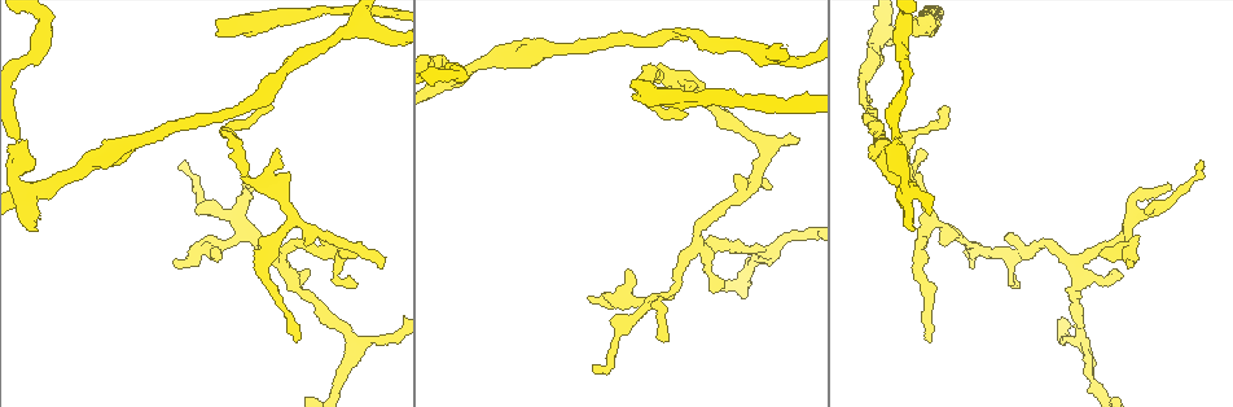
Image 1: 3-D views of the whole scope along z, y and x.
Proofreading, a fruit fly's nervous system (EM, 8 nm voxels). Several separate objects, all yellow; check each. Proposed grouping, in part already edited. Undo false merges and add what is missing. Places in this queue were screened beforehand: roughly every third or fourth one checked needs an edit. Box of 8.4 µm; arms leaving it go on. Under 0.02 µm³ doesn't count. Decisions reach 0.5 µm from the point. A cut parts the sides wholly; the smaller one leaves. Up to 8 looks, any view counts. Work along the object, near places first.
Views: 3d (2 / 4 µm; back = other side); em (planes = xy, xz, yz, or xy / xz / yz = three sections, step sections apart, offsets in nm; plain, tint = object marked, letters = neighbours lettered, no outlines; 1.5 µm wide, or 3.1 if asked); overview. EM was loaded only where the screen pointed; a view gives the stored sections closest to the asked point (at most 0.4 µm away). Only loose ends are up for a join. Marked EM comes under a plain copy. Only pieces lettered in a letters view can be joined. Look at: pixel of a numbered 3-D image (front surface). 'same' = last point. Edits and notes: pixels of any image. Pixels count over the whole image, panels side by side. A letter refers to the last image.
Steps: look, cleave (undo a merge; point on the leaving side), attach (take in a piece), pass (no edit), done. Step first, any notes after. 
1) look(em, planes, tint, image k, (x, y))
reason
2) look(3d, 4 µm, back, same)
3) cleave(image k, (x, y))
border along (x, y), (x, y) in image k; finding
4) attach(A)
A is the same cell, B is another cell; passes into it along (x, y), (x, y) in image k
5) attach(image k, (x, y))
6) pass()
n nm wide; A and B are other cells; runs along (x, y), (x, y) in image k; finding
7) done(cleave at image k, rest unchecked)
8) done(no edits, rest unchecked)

look(em, planes, letters, image 1, (794, 140))
an open end

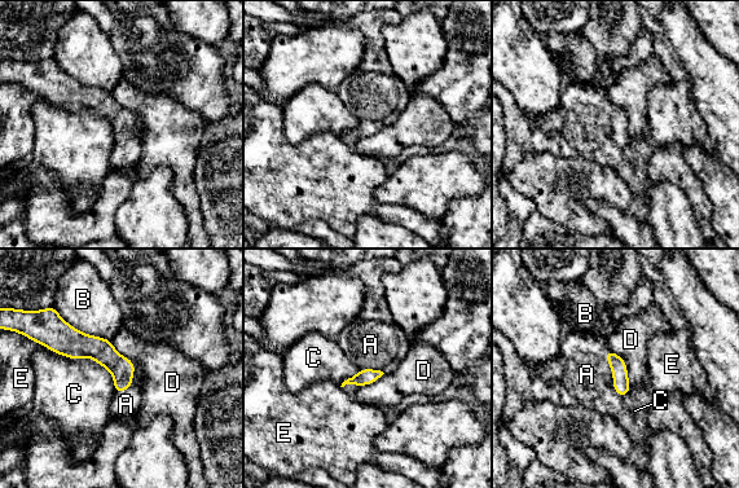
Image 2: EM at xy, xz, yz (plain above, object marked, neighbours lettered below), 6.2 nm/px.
attach(A)
C touches over 550 nm; A is the same cell, B, C, D and E are other cells; the neuron continues

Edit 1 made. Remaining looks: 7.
look(overview)
redraw

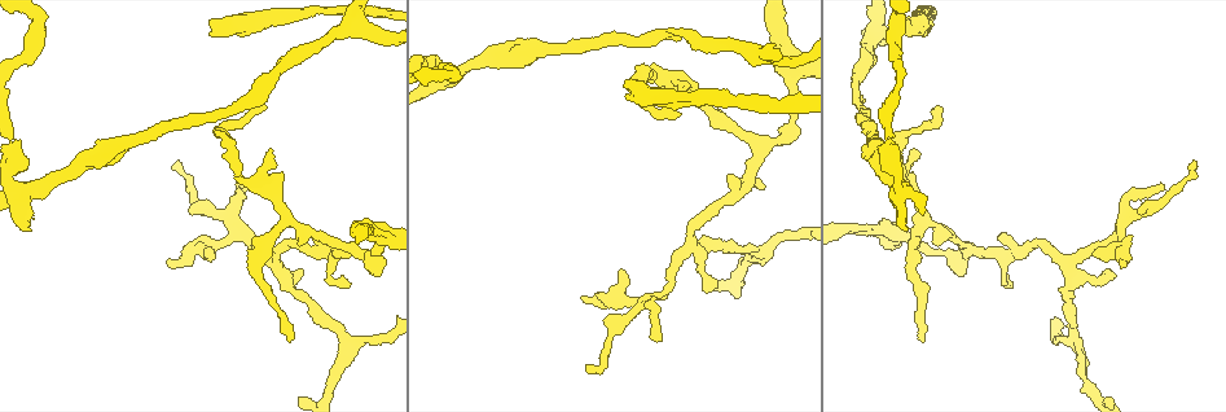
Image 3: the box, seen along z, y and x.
look(em, planes, letters, image 3, (265, 106))
an open end

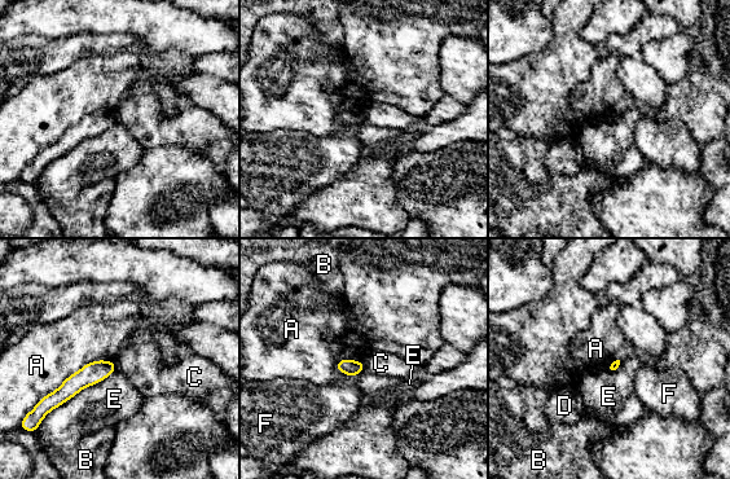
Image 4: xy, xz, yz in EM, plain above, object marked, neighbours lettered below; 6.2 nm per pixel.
pass()
A, B, C, D, E and F are other cells; border along (363, 361), (365, 369) in image 4; no lettered piece goes on from it

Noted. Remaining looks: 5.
look(3d, 4 µm, image 3, (1188, 167))
free end

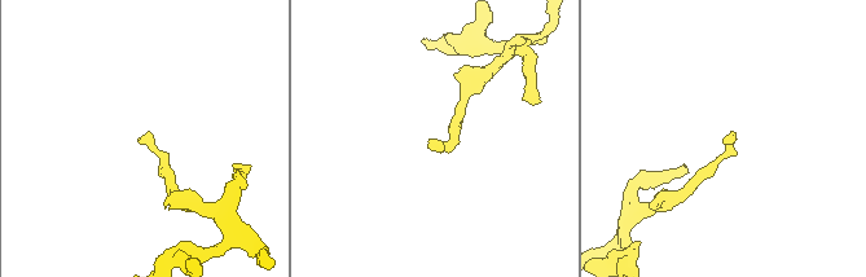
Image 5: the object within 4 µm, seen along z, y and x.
look(em, planes, letters, image 5, (428, 141))
need the tissue

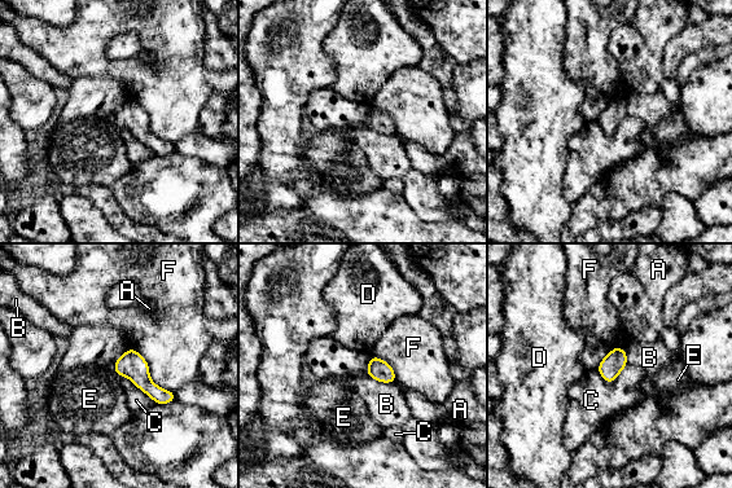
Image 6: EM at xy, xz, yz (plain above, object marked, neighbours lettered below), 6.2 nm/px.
pass()
140 nm wide; A, B, C, D, E and F are other cells; border along (112, 366), (121, 377) in image 6; none of them fits

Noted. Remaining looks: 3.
done(attach at image 2, rest unchecked)

